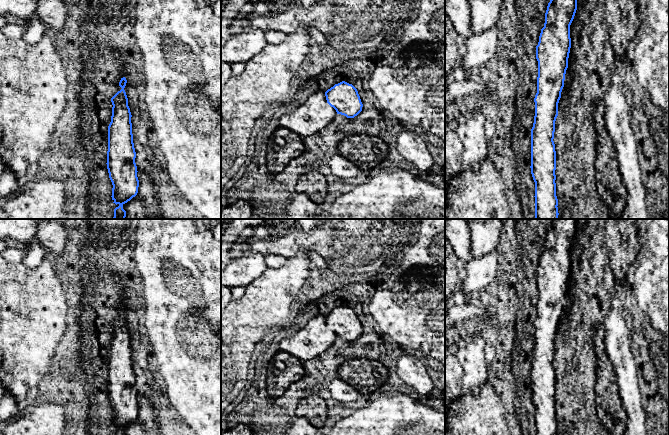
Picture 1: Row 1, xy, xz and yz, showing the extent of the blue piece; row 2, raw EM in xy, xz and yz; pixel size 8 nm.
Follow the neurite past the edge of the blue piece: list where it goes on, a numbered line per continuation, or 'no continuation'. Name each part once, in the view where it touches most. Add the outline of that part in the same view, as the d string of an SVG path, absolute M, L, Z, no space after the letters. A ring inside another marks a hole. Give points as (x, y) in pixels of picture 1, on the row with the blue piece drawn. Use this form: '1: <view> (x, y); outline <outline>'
no continuation

